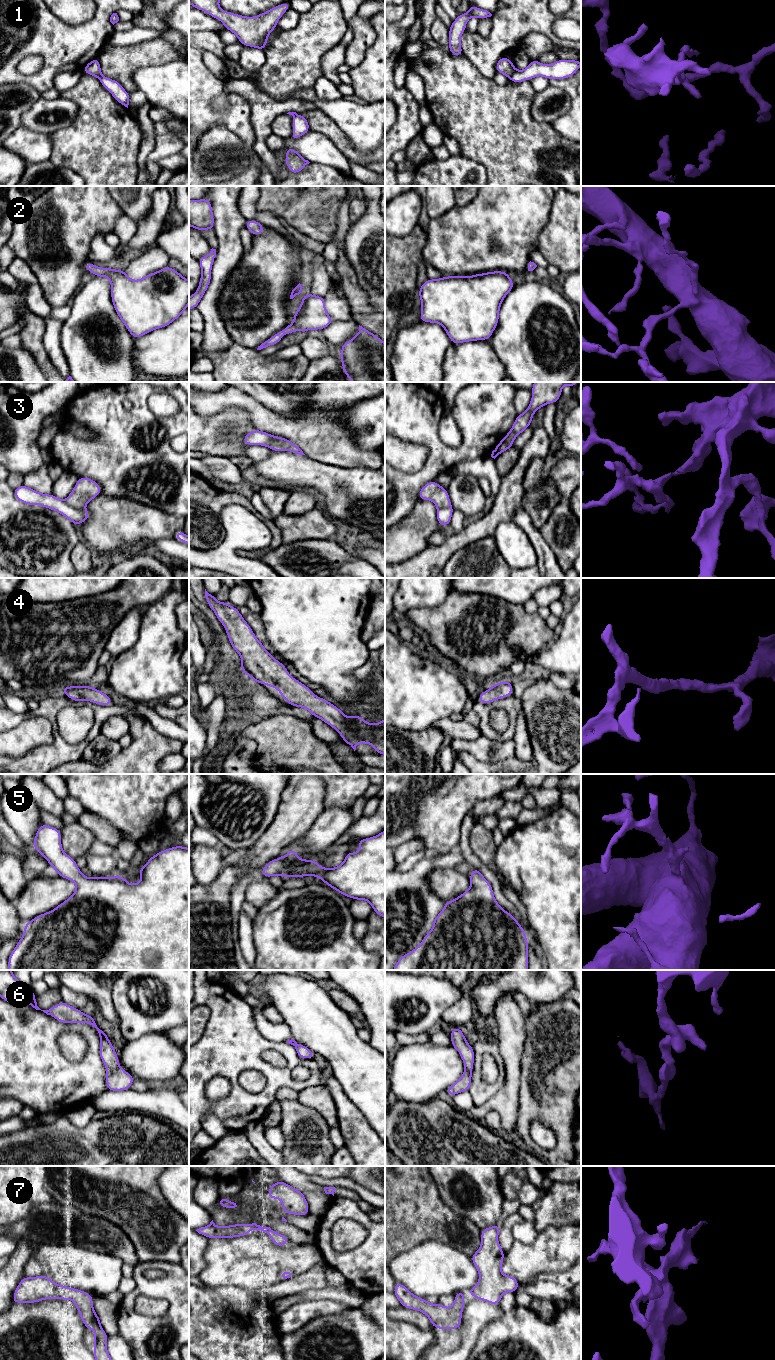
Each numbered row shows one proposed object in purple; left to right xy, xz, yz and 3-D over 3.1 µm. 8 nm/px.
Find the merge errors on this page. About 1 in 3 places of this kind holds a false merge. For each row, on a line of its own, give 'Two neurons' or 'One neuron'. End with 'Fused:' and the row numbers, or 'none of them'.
1: Two neurons
2: One neuron
3: Two neurons
4: One neuron
5: One neuron
6: One neuron
7: One neuron
Fused: 1, 3

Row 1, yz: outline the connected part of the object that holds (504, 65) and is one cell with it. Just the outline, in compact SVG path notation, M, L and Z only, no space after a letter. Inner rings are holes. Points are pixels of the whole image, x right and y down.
M503 56L498 60L495 69L496 72L504 74L509 79L516 71L513 62L506 56Z

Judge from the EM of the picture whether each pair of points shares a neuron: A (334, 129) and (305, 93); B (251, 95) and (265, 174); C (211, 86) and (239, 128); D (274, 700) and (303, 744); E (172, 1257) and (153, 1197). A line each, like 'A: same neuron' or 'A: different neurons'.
A: different neurons
B: different neurons
C: same neuron
D: different neurons
E: same neuron

